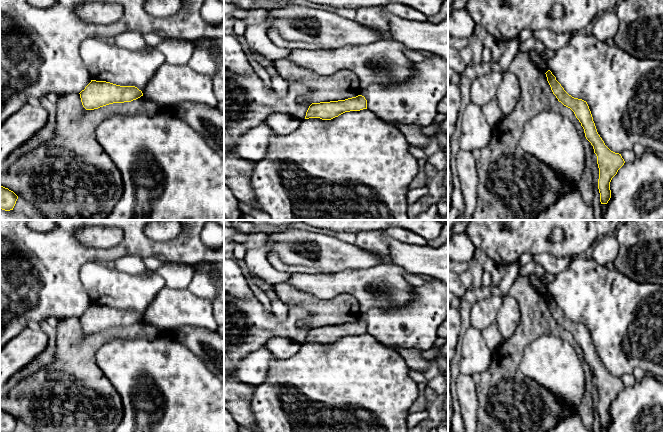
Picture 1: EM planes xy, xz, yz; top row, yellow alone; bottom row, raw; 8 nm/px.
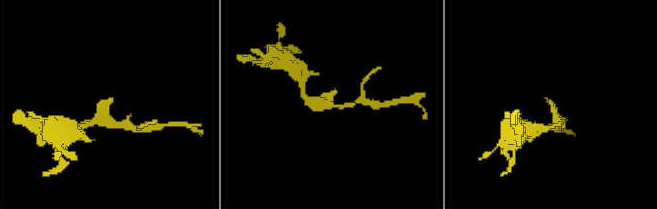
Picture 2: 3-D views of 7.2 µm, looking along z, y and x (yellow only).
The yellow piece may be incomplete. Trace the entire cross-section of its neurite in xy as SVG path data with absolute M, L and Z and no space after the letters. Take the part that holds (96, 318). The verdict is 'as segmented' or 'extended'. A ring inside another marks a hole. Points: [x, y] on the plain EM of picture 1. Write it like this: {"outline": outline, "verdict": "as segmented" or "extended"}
{"outline": "M91 304L79 318L86 334L98 333L113 327L131 326L143 320L142 315L135 310L120 310L96 304Z", "verdict": "as segmented"}

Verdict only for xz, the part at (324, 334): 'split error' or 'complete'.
complete

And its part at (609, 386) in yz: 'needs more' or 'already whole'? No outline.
already whole

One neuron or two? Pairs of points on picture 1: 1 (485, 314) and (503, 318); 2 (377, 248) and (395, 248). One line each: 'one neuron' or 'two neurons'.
1: two neurons
2: two neurons

